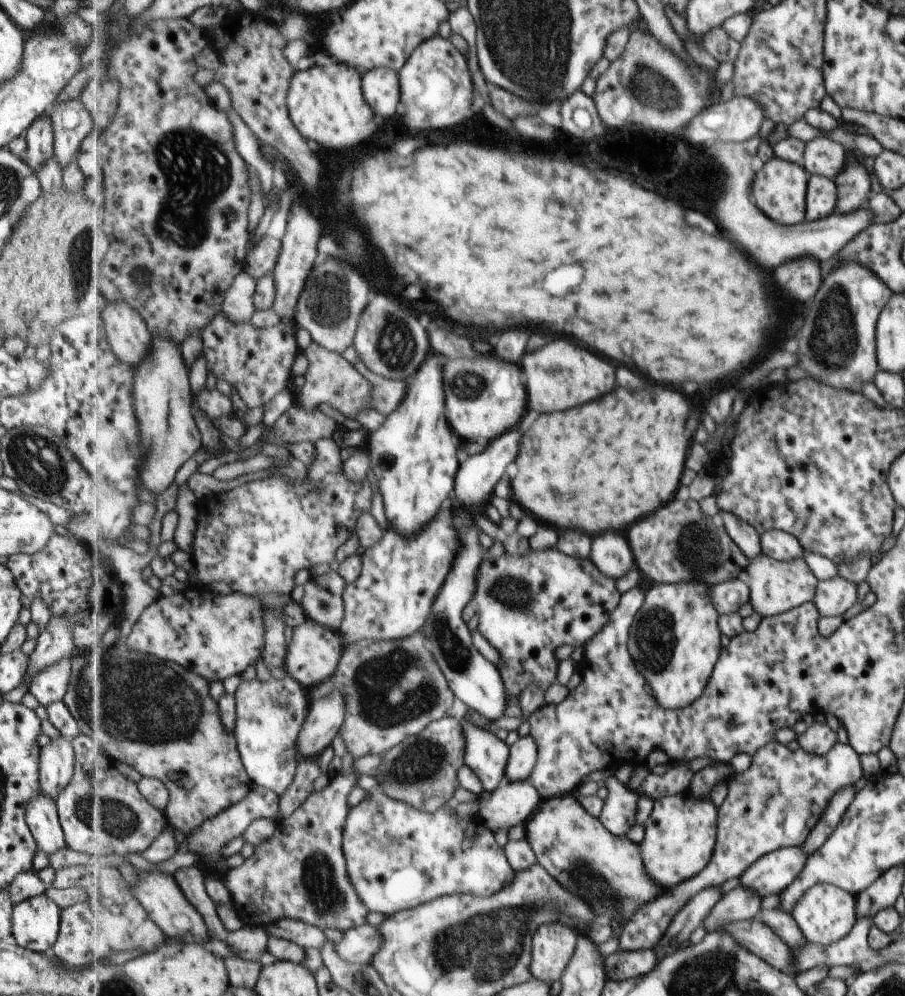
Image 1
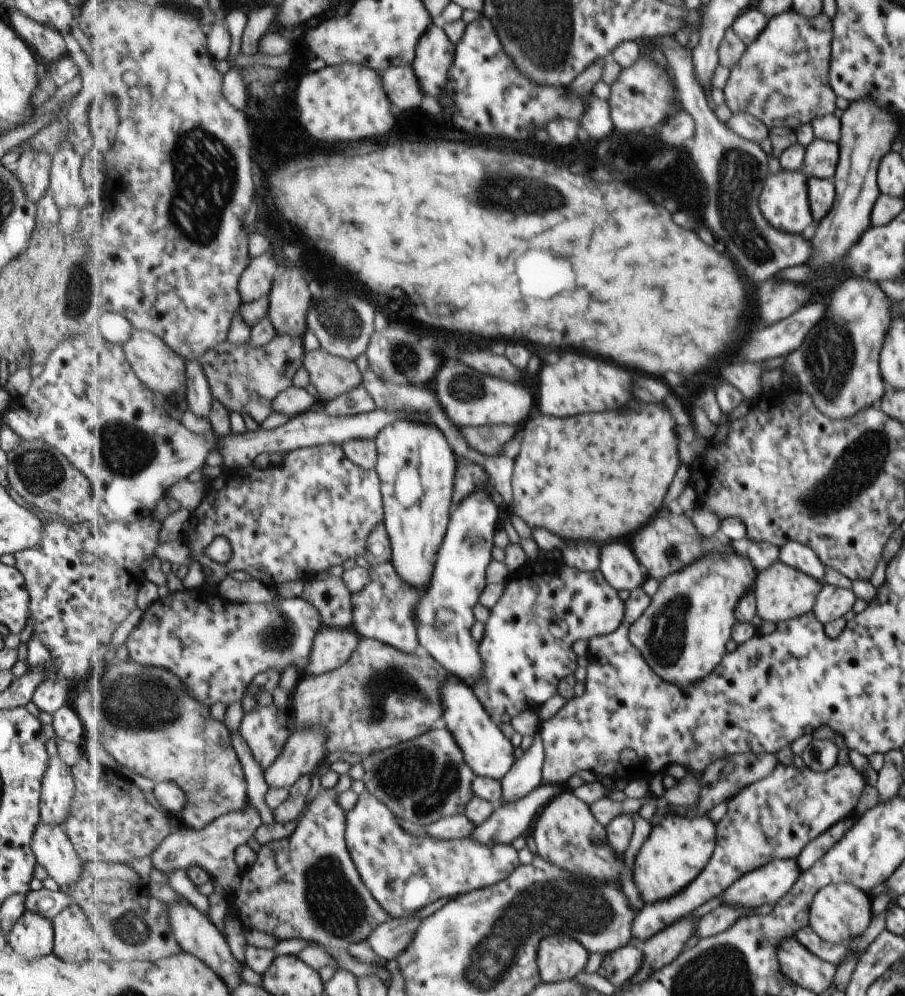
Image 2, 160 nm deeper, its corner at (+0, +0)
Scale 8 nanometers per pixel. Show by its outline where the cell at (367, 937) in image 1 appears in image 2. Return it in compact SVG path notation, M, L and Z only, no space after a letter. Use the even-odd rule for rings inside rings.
M413 917L391 918L383 923L366 940L372 950L383 960L393 960L410 945L422 919Z

